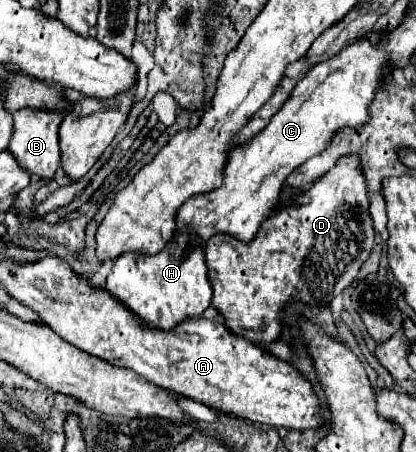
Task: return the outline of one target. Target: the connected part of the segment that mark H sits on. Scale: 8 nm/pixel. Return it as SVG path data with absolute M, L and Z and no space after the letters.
M176 231L174 239L158 255L120 255L120 259L114 259L114 267L106 279L106 289L140 315L140 319L156 327L160 323L162 329L172 329L186 317L202 315L212 301L206 253L202 243L194 243L194 247L188 245L190 239Z

